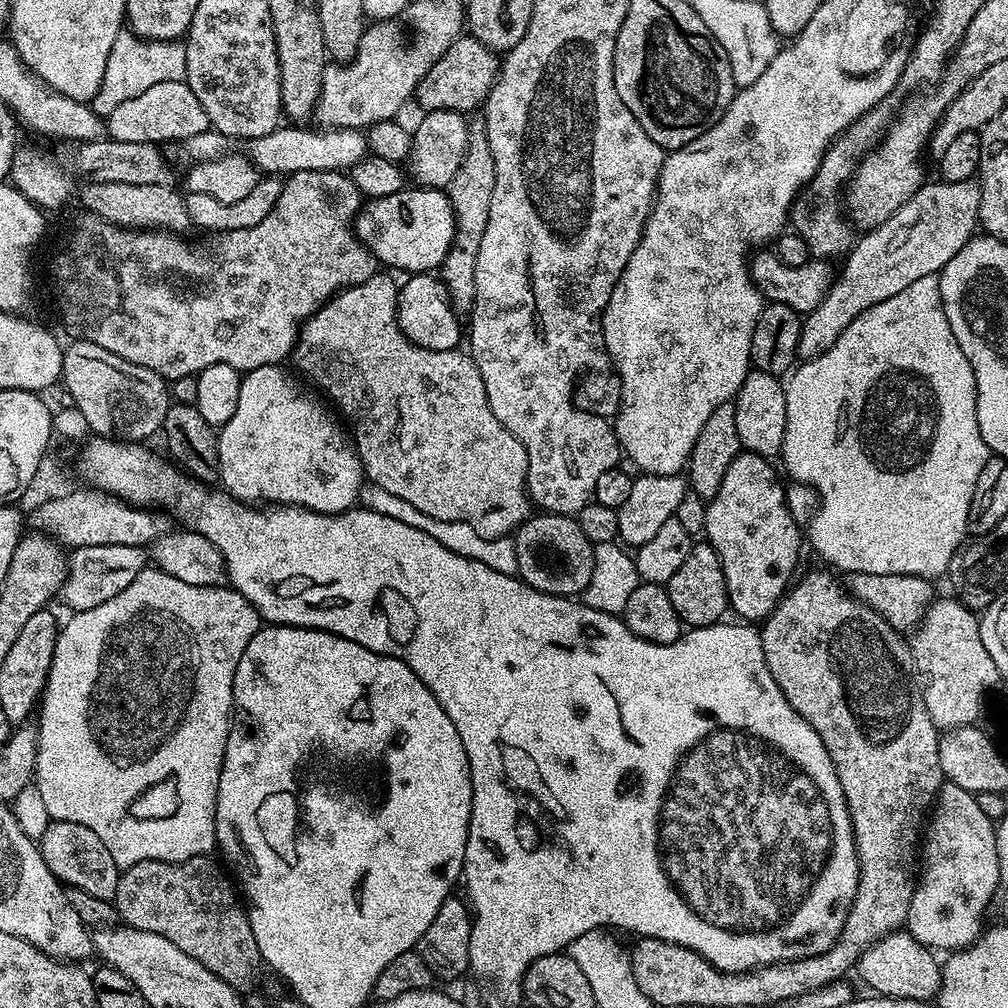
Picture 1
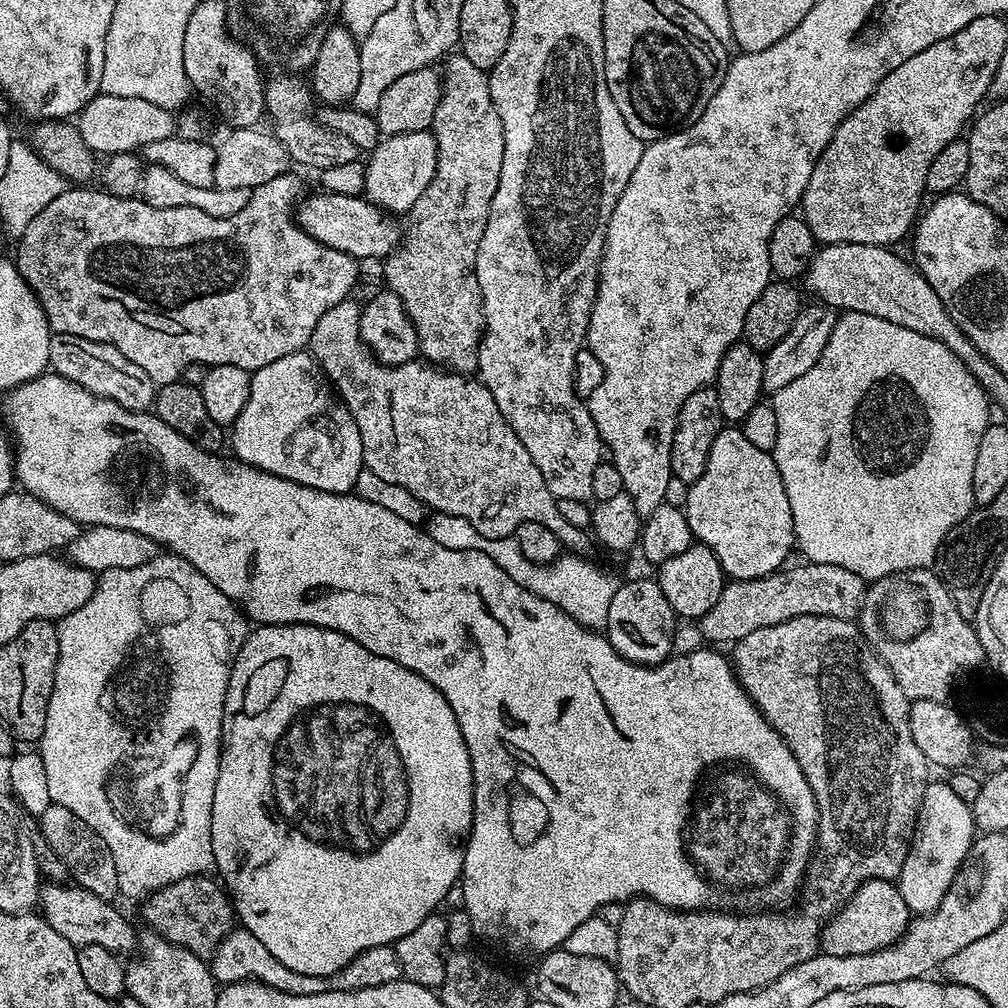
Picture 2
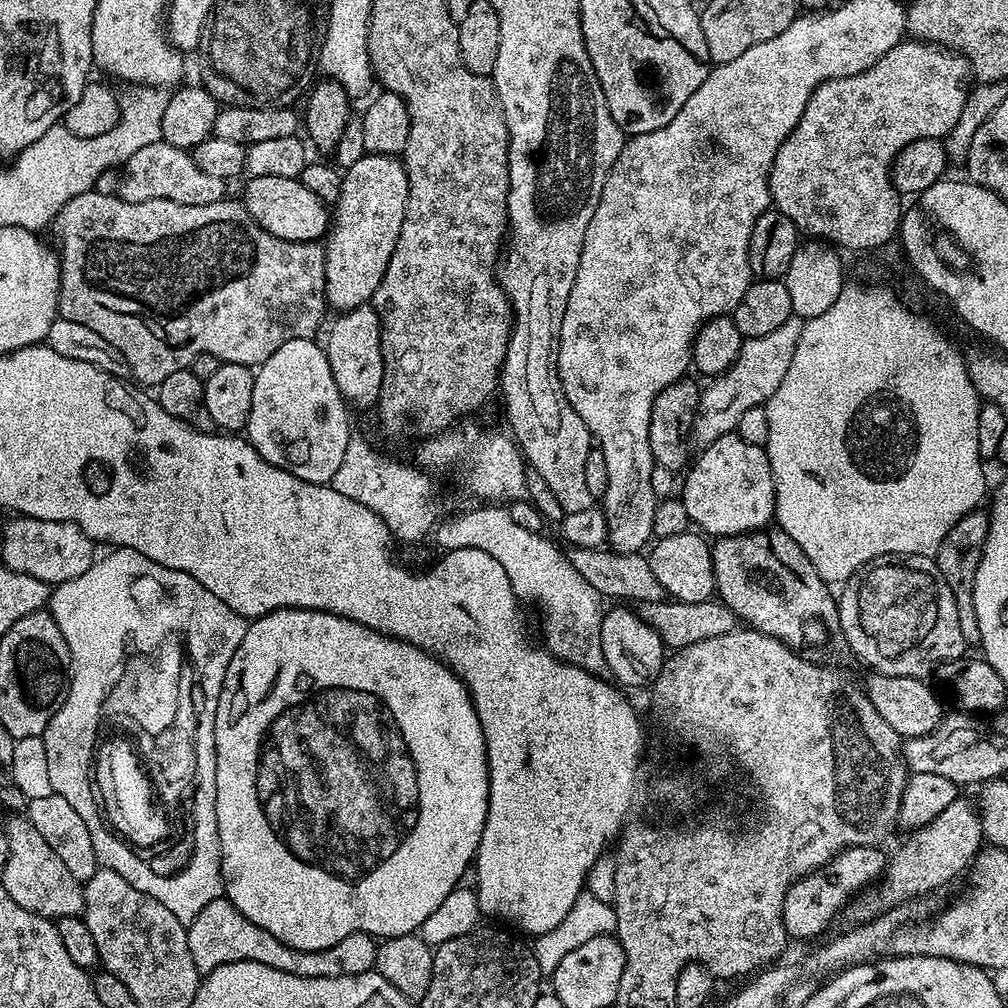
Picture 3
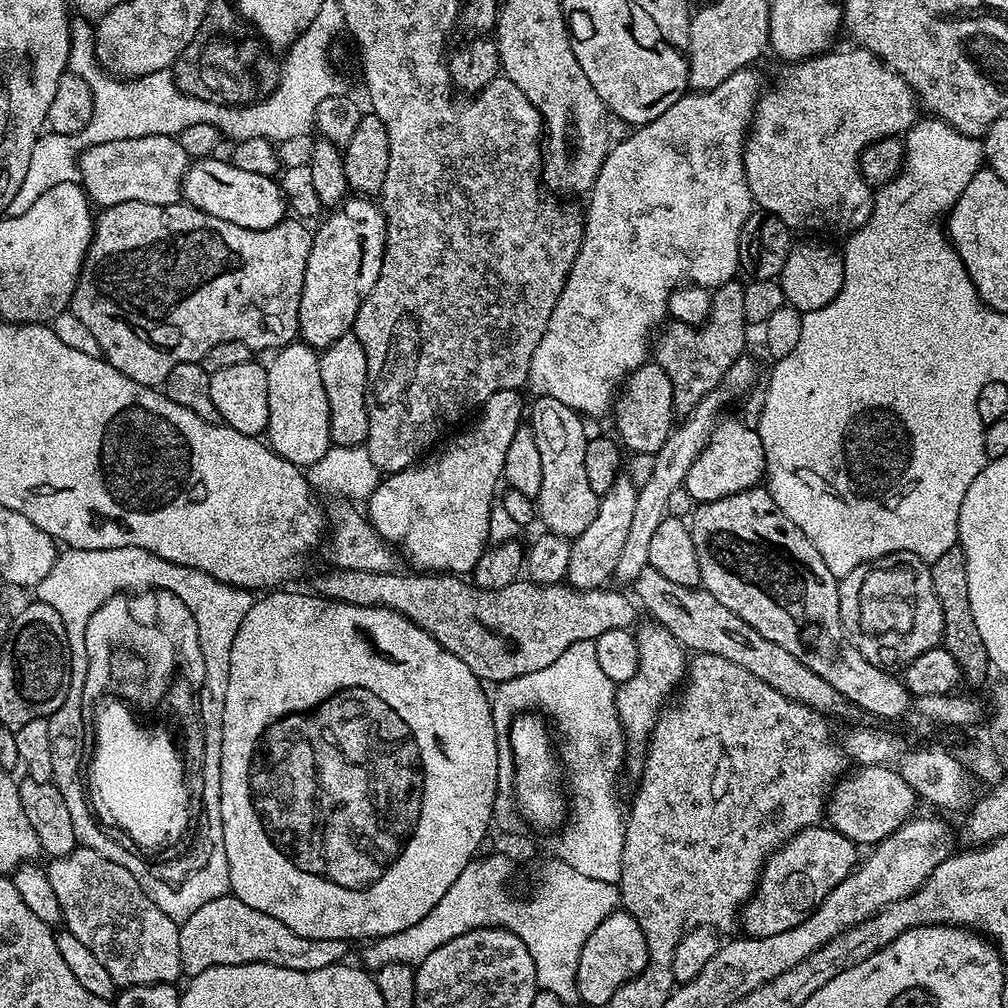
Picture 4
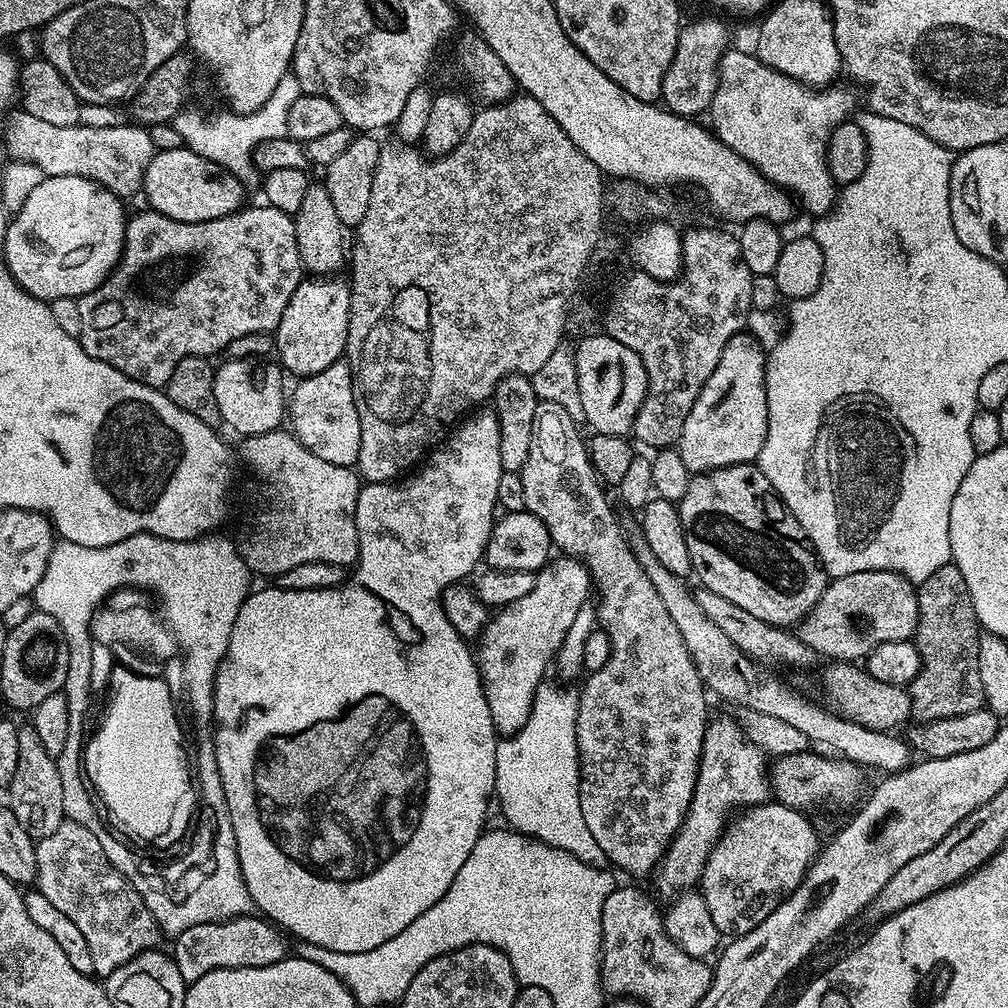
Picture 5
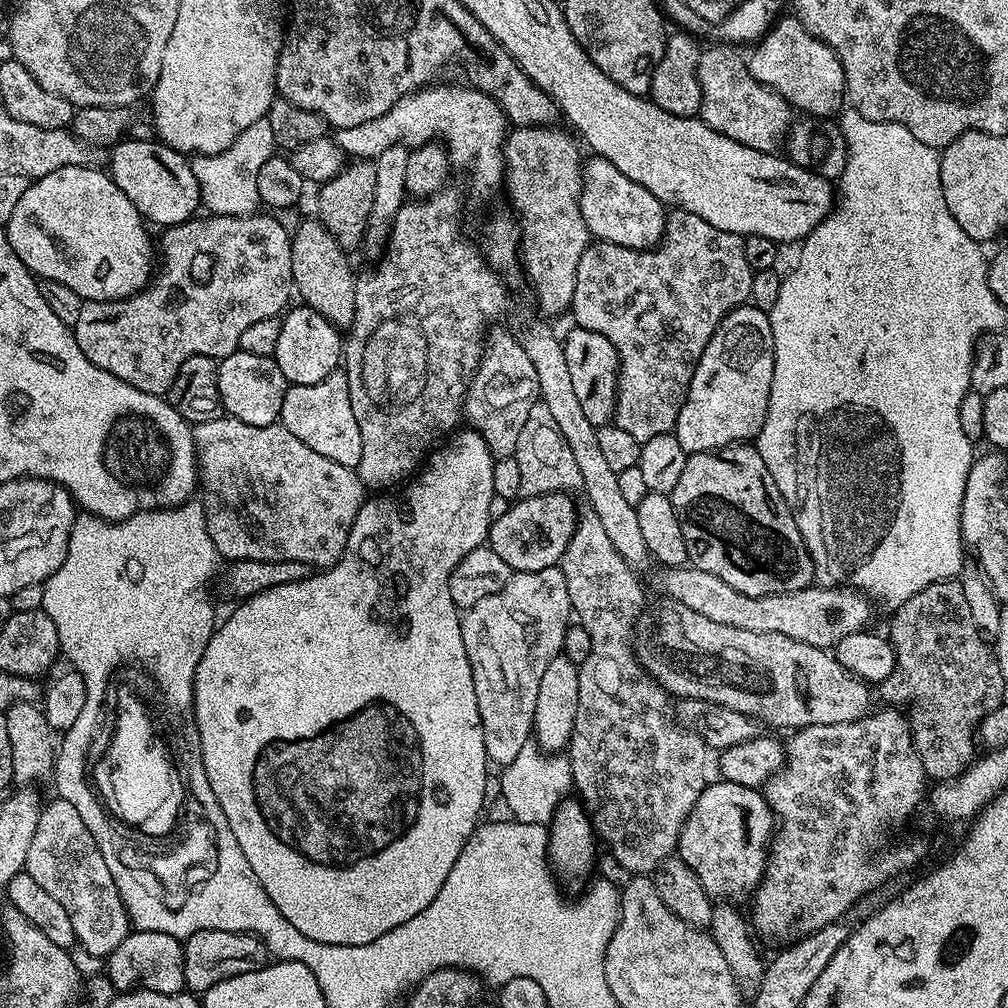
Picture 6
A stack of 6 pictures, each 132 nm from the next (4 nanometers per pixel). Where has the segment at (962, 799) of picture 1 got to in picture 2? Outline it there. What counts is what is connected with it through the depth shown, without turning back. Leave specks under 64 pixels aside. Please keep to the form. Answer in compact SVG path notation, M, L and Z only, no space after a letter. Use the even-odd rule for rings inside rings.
M930 782L926 786L920 803L920 814L916 817L916 830L912 834L906 862L902 862L898 877L898 887L909 913L927 916L940 907L942 898L955 882L960 867L972 850L977 832L971 807L962 798L958 798L954 790L950 790L947 782Z

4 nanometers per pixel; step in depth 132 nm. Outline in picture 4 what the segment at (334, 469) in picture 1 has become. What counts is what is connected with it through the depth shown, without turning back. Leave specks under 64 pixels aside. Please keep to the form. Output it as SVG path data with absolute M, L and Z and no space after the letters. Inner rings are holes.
M303 342L290 343L273 356L276 357L266 364L270 398L266 440L282 459L304 470L318 462L333 445L330 410L326 392L322 390L320 357L317 349L309 348Z

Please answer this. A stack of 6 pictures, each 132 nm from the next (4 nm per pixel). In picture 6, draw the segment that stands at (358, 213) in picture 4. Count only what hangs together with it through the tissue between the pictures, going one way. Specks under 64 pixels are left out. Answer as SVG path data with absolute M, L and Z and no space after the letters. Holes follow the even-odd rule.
M293 307L281 319L282 334L278 337L278 350L274 357L278 370L282 370L289 385L322 382L322 378L337 371L342 360L342 336L337 328L313 308L299 307Z

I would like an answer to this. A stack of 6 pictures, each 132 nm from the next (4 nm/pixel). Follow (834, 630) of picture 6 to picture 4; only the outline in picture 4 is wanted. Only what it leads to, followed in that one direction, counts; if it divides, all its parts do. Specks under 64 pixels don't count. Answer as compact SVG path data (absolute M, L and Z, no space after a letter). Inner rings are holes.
M892 552L888 556L871 560L850 570L850 574L839 577L838 583L840 586L840 621L844 623L848 639L871 664L878 664L892 670L895 669L895 664L905 666L931 648L941 647L944 638L942 602L938 594L934 594L929 561L909 552Z

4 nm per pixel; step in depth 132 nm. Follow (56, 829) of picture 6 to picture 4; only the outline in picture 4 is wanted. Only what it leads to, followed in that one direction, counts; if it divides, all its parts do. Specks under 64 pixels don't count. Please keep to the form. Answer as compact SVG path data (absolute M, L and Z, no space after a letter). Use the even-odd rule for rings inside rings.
M78 846L70 854L57 856L47 865L50 886L54 886L54 895L62 905L63 927L74 934L88 947L98 962L106 966L110 978L120 988L130 986L146 986L147 984L175 985L176 979L182 976L182 954L178 950L178 934L180 924L171 920L167 914L154 903L142 890L142 886L126 870L126 866L118 866L118 862L110 862L98 850Z

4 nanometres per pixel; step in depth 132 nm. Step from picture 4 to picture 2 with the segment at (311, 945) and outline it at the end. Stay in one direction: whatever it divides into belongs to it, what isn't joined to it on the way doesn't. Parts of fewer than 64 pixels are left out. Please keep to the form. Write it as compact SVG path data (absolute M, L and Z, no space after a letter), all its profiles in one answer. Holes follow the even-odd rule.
M243 926L233 927L226 939L218 945L210 957L212 977L217 985L237 984L239 980L259 980L266 986L274 986L274 990L282 990L286 994L322 994L323 992L353 992L370 986L386 986L386 982L401 979L400 963L396 949L391 944L374 946L370 950L362 950L332 976L311 976L298 974L298 970L290 970L290 966L282 966L254 934L250 934Z

